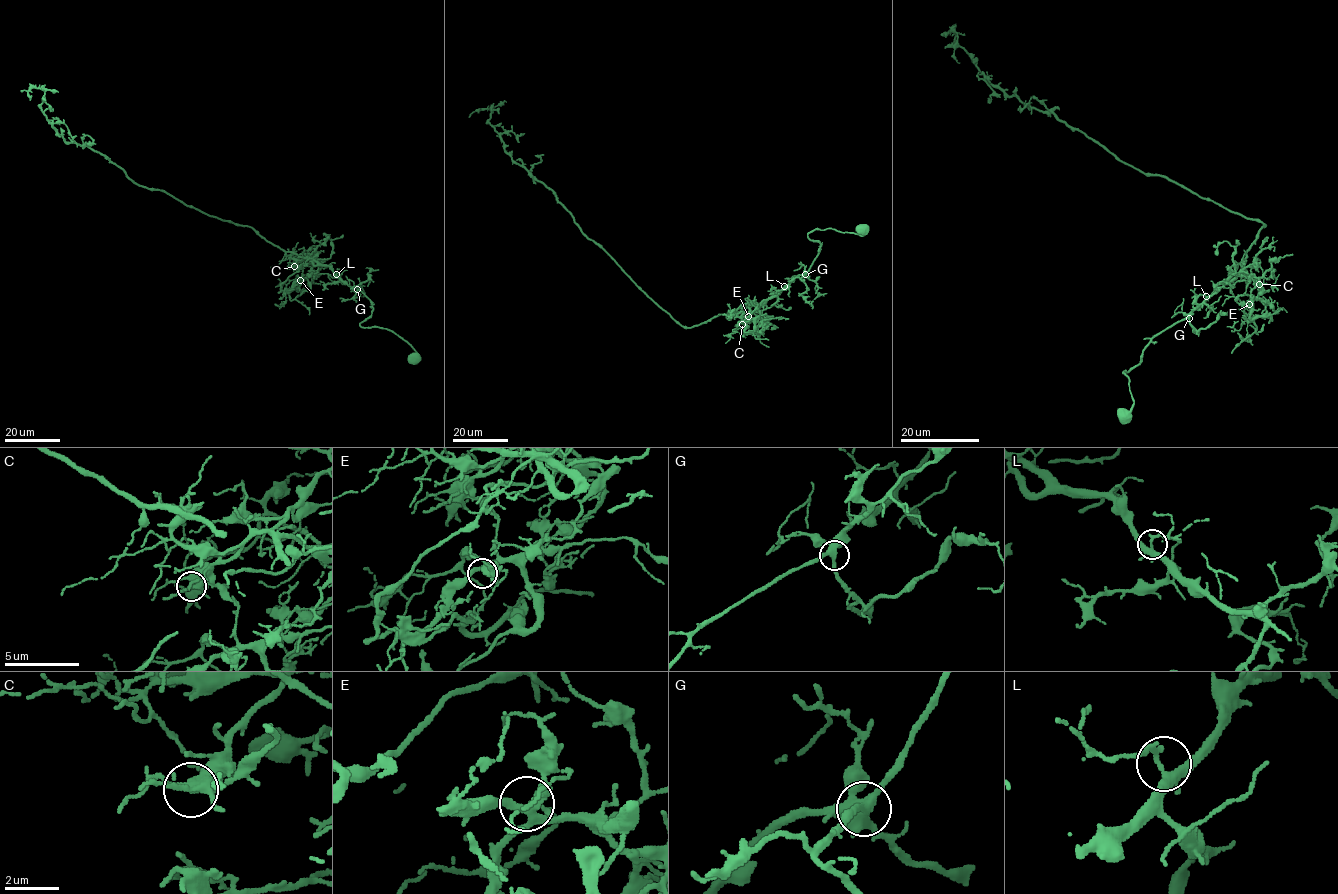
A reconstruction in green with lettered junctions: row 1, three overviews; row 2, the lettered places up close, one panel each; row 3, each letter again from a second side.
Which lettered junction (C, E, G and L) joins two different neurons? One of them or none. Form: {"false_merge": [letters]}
{"false_merge": ["C"]}

